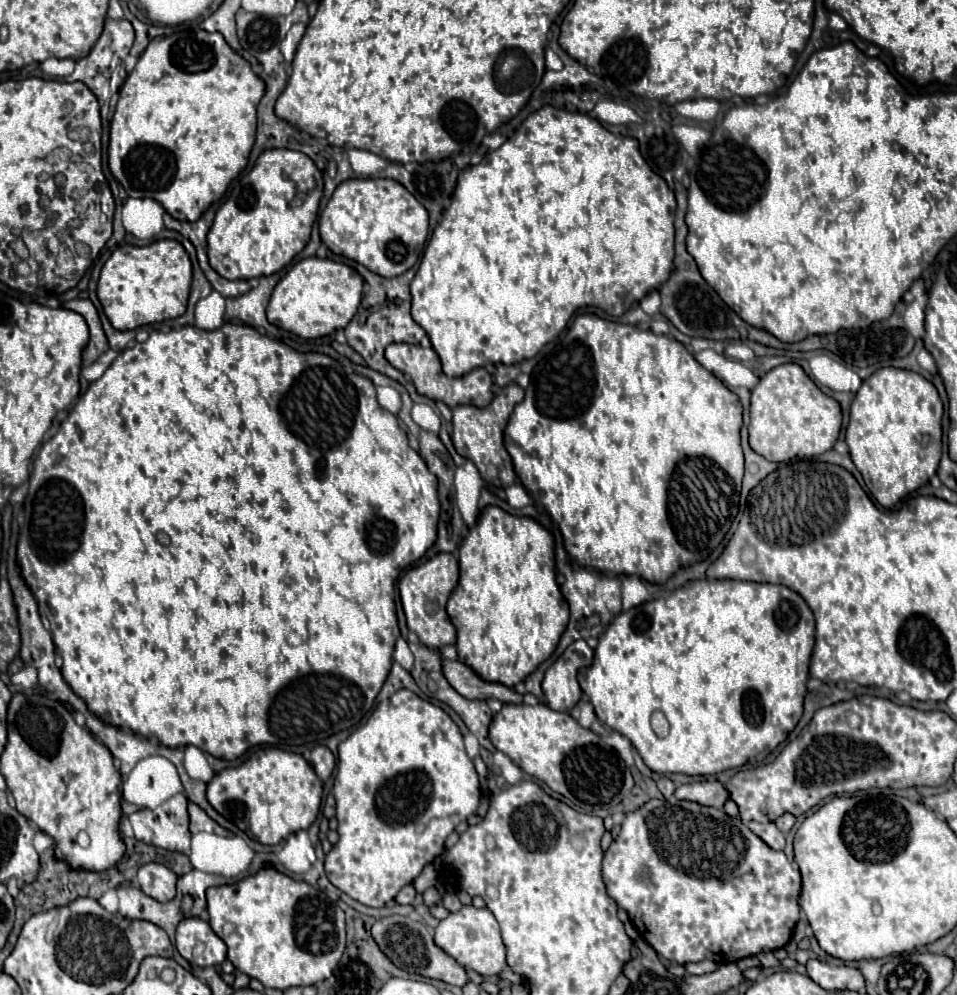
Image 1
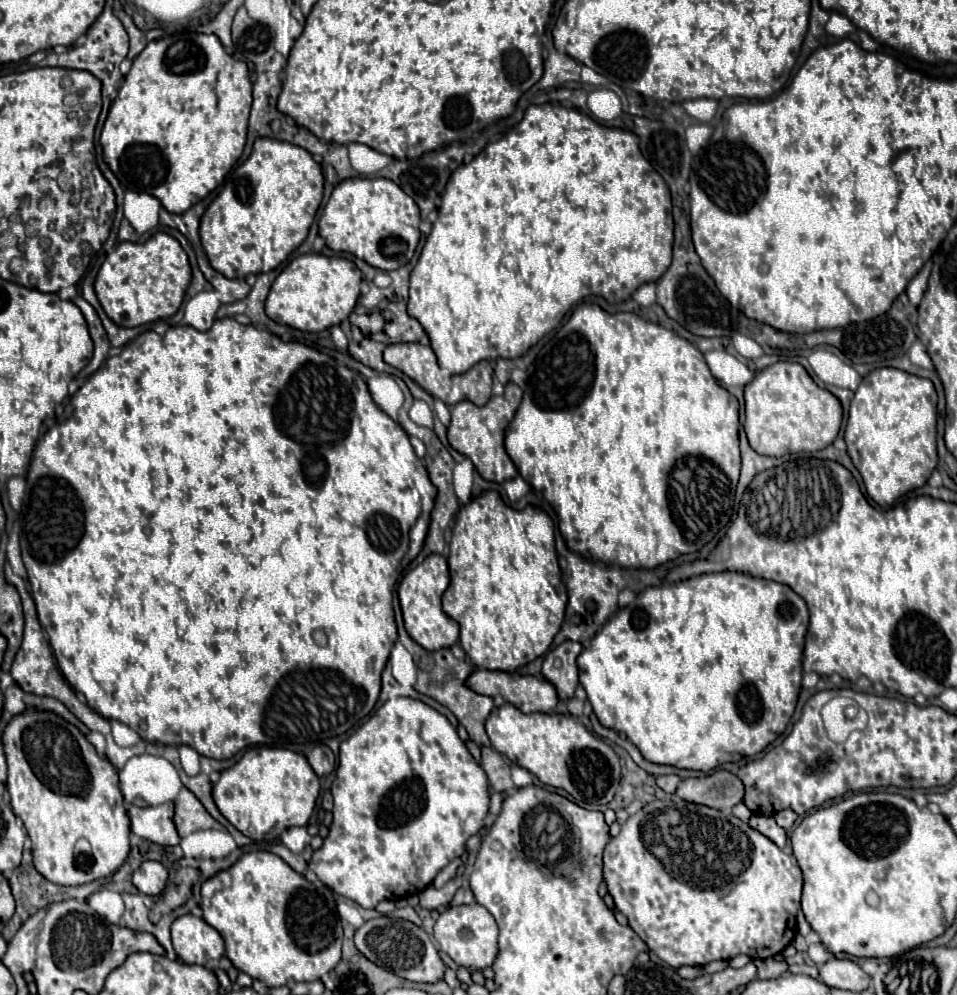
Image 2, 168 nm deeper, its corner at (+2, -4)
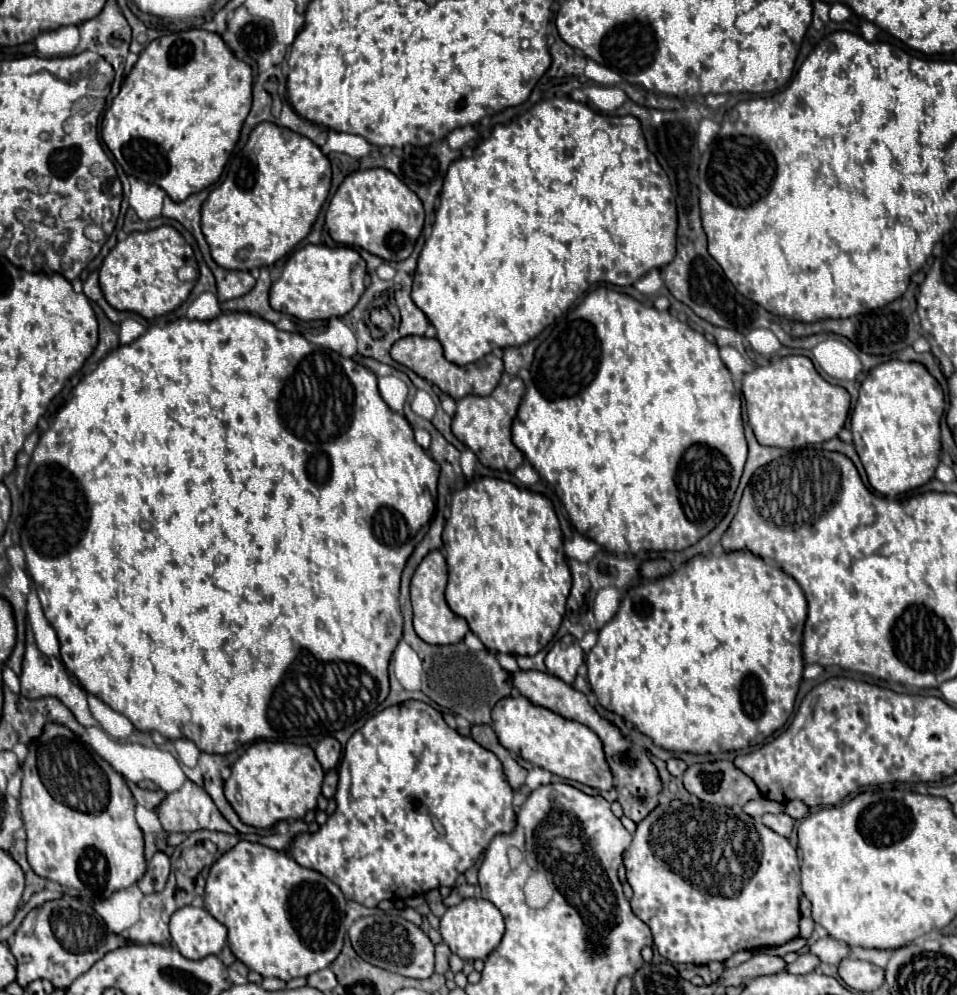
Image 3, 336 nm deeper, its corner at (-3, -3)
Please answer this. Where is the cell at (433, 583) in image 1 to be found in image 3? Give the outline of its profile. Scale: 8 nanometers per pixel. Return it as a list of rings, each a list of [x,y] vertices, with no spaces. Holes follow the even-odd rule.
[[[431,551],[415,569],[411,579],[411,605],[413,605],[413,627],[415,633],[429,645],[453,645],[459,643],[469,625],[465,619],[455,615],[445,603],[445,587],[447,587],[447,563],[441,551]]]

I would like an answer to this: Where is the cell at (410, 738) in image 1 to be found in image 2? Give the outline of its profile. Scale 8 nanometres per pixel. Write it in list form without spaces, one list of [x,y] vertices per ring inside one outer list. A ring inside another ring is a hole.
[[[394,698],[384,702],[374,716],[362,724],[350,738],[346,738],[340,744],[340,762],[336,770],[336,782],[332,782],[332,796],[334,796],[334,808],[332,808],[332,824],[328,828],[328,836],[324,838],[322,848],[312,852],[312,860],[308,862],[308,868],[322,880],[328,888],[332,888],[336,894],[342,894],[354,902],[358,902],[362,908],[374,908],[382,900],[398,900],[408,898],[412,894],[422,892],[432,884],[436,874],[450,864],[454,858],[460,858],[466,852],[466,840],[474,834],[478,834],[486,826],[488,818],[488,806],[490,806],[490,788],[488,778],[482,766],[474,760],[474,756],[468,752],[466,744],[460,740],[456,728],[448,722],[446,716],[432,710],[420,700],[412,698]]]

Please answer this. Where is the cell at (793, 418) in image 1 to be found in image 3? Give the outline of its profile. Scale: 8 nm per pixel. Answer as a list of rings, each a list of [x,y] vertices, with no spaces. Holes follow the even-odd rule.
[[[803,355],[781,357],[765,367],[755,367],[743,377],[749,425],[765,447],[803,447],[823,443],[843,429],[849,415],[849,393],[827,383]]]

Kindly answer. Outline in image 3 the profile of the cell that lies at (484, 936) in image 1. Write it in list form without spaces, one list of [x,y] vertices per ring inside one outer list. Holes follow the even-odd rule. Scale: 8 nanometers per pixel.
[[[473,897],[473,899],[465,899],[455,907],[449,907],[445,911],[445,915],[441,917],[441,927],[439,927],[443,941],[449,945],[449,949],[459,955],[465,961],[475,961],[481,959],[485,961],[489,957],[489,953],[501,943],[503,933],[505,933],[505,923],[503,923],[503,915],[497,911],[497,907],[485,899]]]

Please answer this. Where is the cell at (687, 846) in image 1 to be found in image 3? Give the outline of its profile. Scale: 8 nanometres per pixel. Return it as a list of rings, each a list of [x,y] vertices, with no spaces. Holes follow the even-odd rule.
[[[689,795],[689,799],[671,799],[669,803],[661,803],[657,805],[641,823],[637,823],[637,831],[633,835],[631,845],[625,849],[623,853],[623,865],[627,871],[627,883],[633,889],[633,897],[631,897],[631,909],[633,913],[651,929],[653,933],[653,941],[657,951],[673,961],[673,963],[693,963],[693,965],[705,965],[711,961],[727,961],[731,955],[735,955],[737,951],[751,951],[751,949],[761,949],[761,947],[779,947],[791,939],[795,939],[799,935],[799,857],[797,851],[791,847],[791,843],[777,835],[775,831],[771,831],[769,827],[765,827],[761,821],[755,821],[753,817],[745,815],[741,811],[741,807],[717,807],[711,803],[701,803],[701,799],[697,799],[695,795]],[[729,859],[737,859],[737,871],[731,871]]]

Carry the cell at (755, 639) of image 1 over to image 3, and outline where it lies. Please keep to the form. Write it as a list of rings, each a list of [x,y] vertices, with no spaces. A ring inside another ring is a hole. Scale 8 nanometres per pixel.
[[[733,551],[733,553],[711,555],[711,557],[697,555],[683,567],[675,569],[673,573],[657,581],[661,583],[647,583],[629,589],[621,599],[621,607],[617,615],[603,629],[599,629],[599,641],[589,651],[585,661],[589,669],[589,683],[593,693],[597,695],[599,705],[611,713],[617,713],[625,721],[631,721],[643,735],[647,735],[655,745],[667,751],[715,755],[719,751],[741,751],[753,745],[761,745],[767,737],[771,737],[777,729],[781,729],[787,723],[795,705],[799,683],[803,679],[805,663],[801,655],[801,639],[803,639],[803,627],[807,619],[807,599],[801,587],[793,577],[781,571],[779,565],[765,561],[747,551]]]

